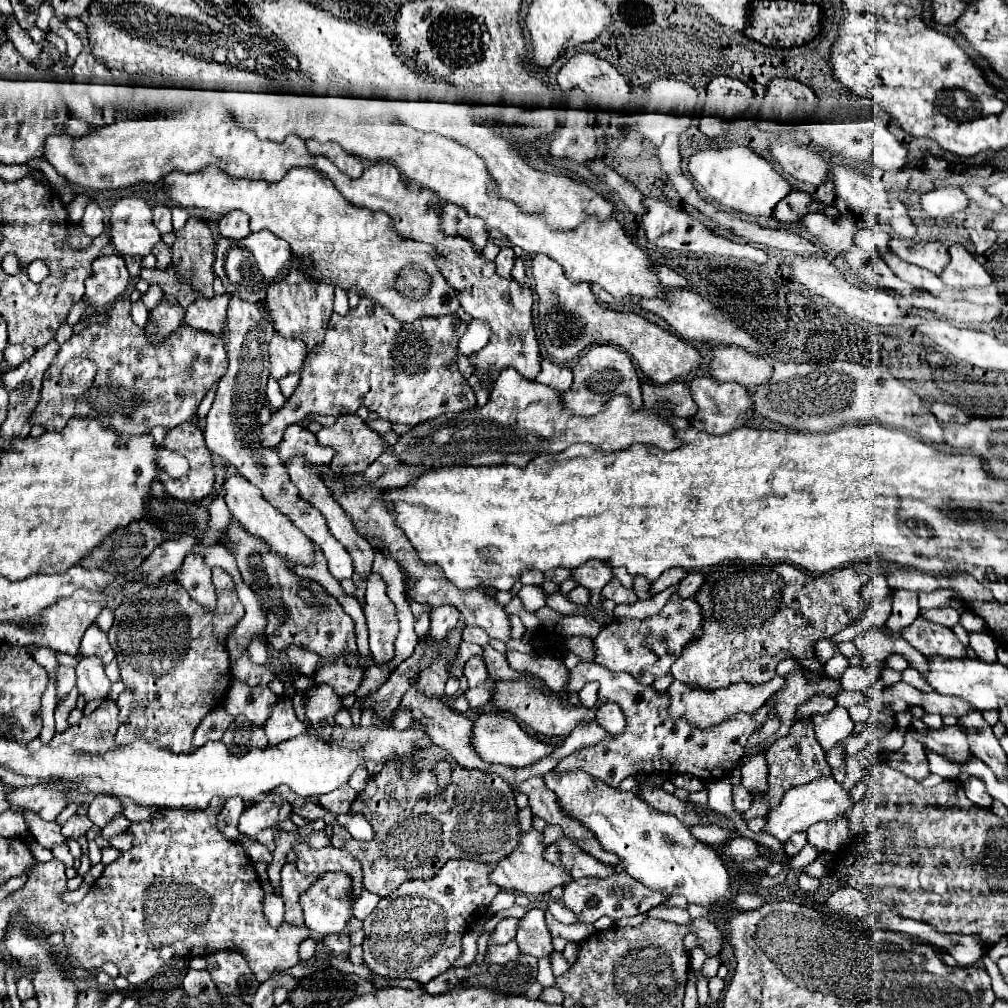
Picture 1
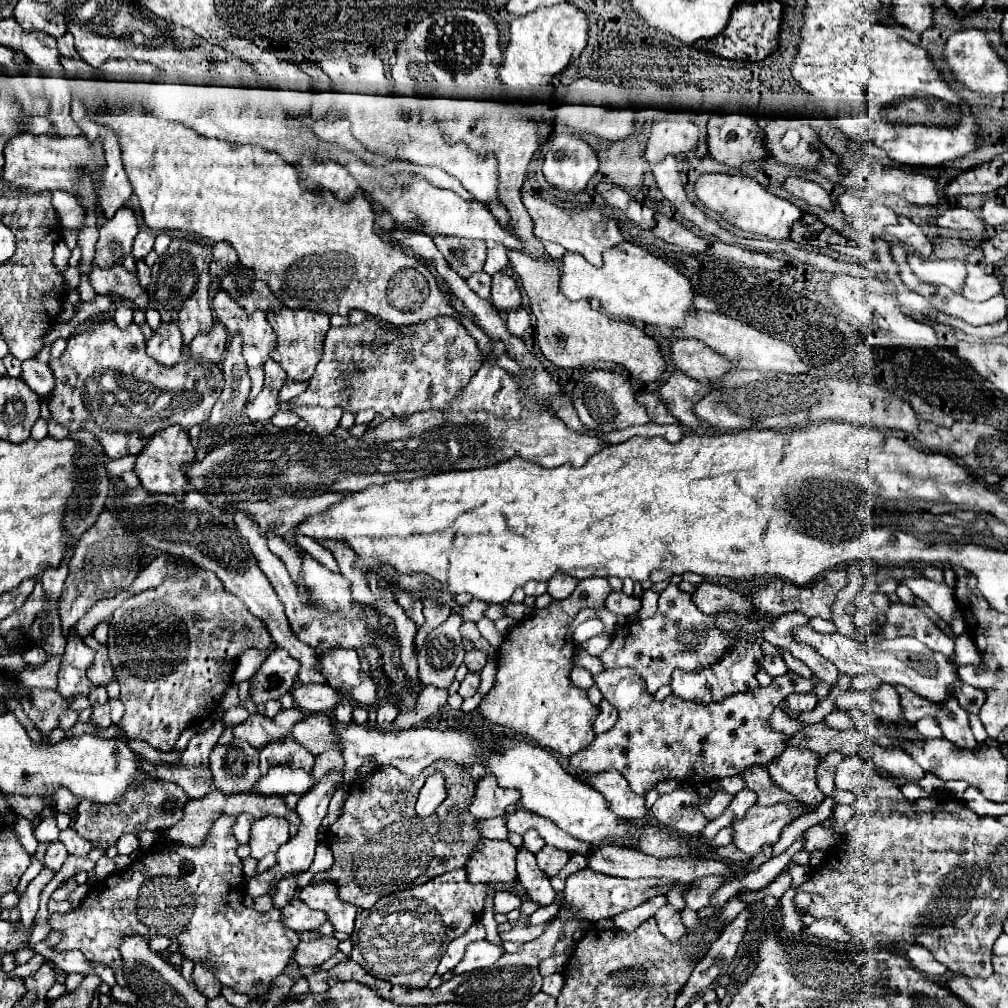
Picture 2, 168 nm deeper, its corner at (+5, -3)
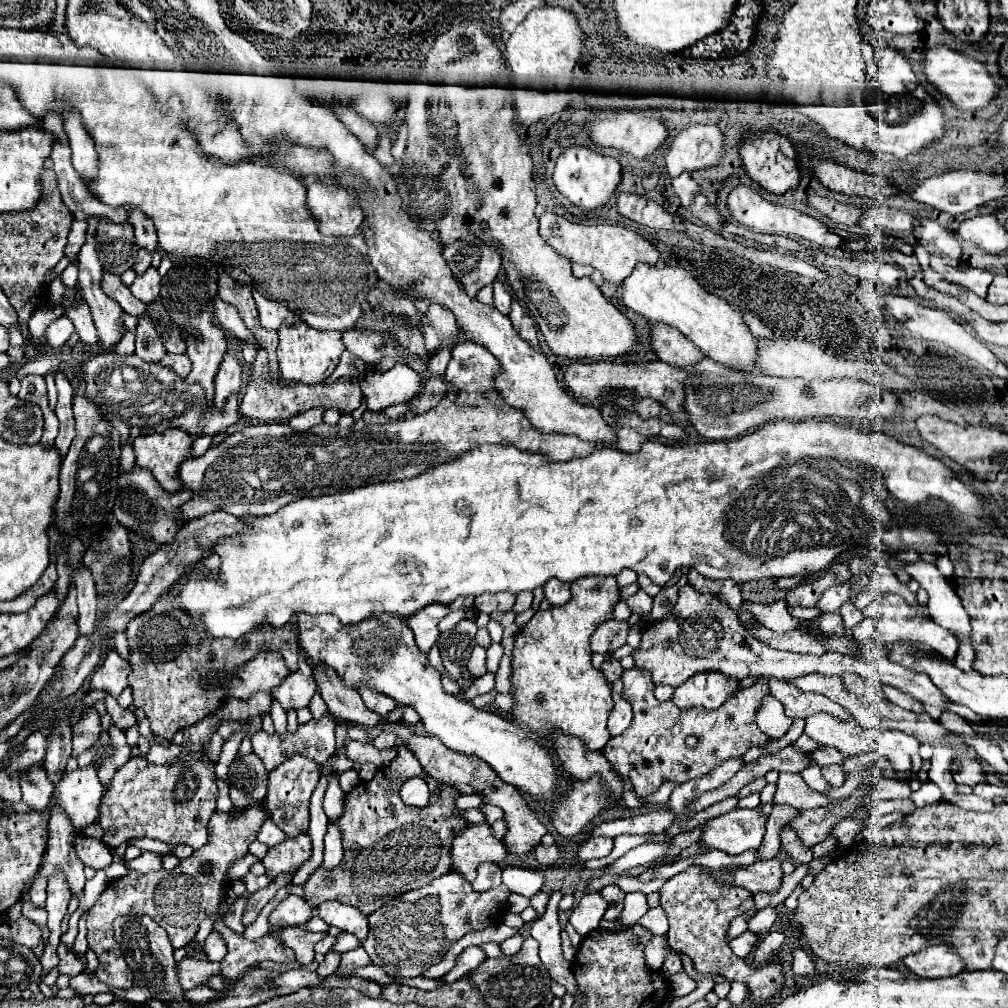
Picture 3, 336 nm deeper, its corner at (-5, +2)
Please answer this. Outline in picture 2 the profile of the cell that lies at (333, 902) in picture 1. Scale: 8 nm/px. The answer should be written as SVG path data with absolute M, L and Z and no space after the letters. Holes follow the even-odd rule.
M291 899L283 909L281 909L281 921L285 927L291 931L315 931L319 925L325 923L325 913L309 909L301 899Z

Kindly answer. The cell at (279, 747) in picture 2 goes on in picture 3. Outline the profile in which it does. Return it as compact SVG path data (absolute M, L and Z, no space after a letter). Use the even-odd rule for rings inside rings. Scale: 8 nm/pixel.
M291 756L287 762L283 762L279 768L269 772L269 788L267 788L267 810L271 812L273 822L287 834L297 836L299 832L307 830L309 824L309 798L319 782L319 764L313 760L307 760L305 756Z

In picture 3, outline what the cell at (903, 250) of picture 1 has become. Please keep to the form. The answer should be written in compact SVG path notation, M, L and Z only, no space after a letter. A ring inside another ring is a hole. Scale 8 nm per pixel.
M959 264L959 266L951 266L947 270L947 280L975 292L977 296L985 296L987 286L993 280L993 274L989 270L985 270L985 268L973 268L973 266Z

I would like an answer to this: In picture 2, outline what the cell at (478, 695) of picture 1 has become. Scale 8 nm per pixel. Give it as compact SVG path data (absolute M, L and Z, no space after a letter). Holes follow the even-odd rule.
M490 659L480 673L481 683L477 692L481 693L483 697L485 697L491 690L491 687L493 687L496 671L497 662L494 659Z

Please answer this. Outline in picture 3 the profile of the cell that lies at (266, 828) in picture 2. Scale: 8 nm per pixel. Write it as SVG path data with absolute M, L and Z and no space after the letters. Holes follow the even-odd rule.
M301 832L295 838L285 838L281 844L269 848L263 864L271 876L297 870L311 856L311 838L307 832Z

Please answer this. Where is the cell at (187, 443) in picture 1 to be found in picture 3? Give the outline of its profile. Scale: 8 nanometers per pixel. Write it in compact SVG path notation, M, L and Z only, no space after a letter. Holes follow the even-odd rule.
M171 428L161 434L139 436L133 442L135 462L139 468L147 468L155 480L171 494L183 488L179 478L179 466L191 454L193 436L185 430Z

